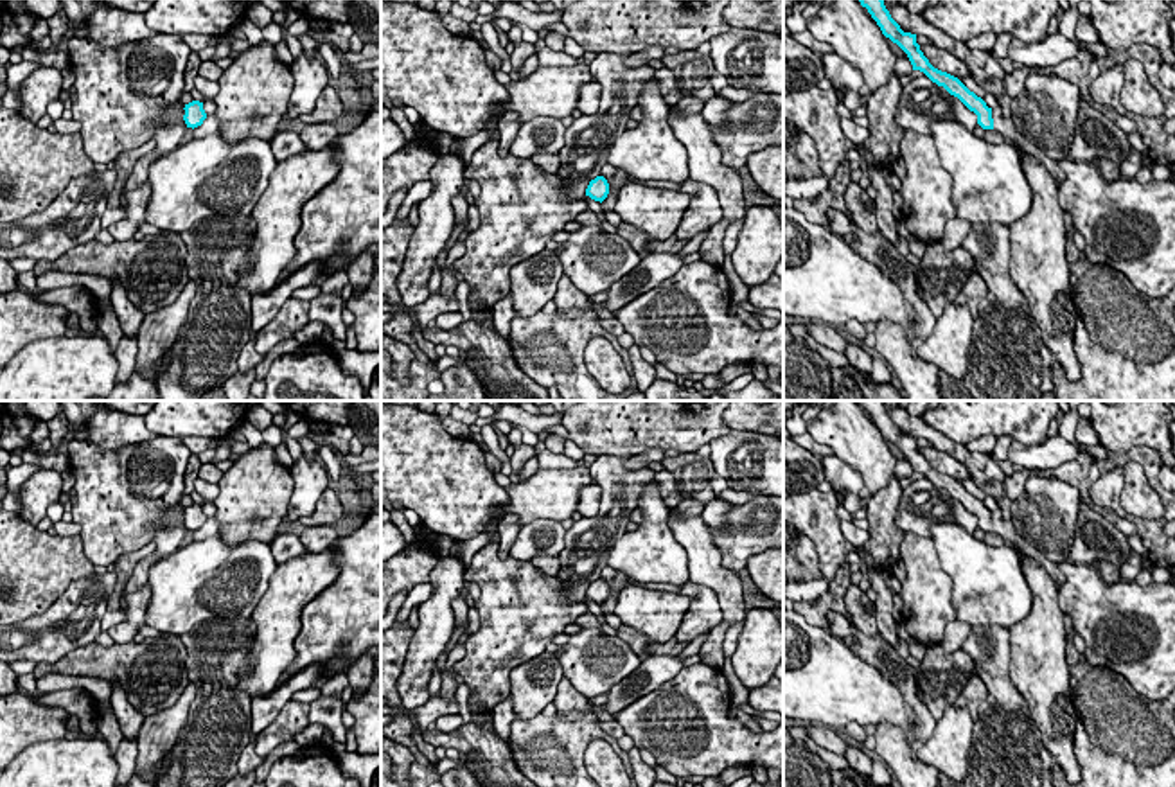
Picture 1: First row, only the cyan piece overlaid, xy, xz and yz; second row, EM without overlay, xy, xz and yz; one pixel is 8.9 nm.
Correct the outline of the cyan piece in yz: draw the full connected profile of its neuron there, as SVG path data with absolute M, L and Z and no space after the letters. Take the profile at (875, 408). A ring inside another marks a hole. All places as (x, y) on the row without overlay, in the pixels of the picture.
M857 401L862 410L868 411L871 420L880 429L882 437L897 446L909 460L913 473L923 474L932 485L943 489L950 498L958 500L970 514L977 517L977 526L983 532L995 532L1012 546L1019 548L1024 555L1035 559L1056 584L1064 582L1064 571L1058 568L1058 562L1046 559L1037 552L1035 546L1028 544L1015 530L1012 521L992 519L992 510L970 494L958 480L934 471L929 462L920 453L916 446L916 437L904 435L900 428L891 420L889 413L884 408L882 401Z

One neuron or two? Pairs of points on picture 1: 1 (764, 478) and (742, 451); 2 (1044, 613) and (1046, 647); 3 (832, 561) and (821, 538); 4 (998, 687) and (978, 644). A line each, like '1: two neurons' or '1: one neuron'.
1: one neuron
2: one neuron
3: one neuron
4: one neuron

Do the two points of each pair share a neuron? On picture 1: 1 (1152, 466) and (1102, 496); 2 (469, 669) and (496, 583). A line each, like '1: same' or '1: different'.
1: same
2: same

